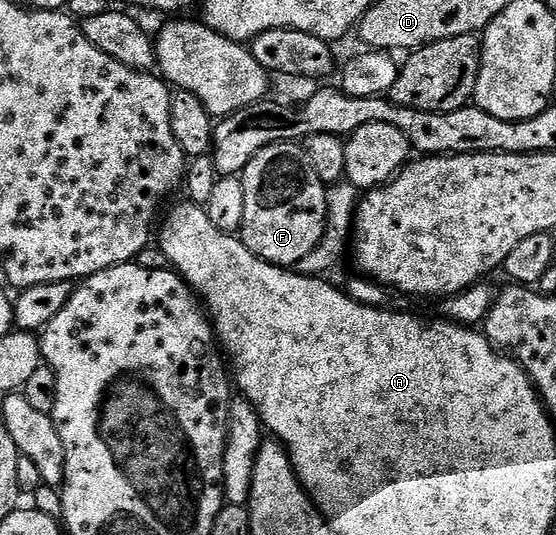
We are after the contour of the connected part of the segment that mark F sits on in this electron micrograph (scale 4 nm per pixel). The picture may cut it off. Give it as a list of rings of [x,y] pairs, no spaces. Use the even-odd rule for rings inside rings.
[[[281,141],[277,145],[268,145],[247,163],[240,174],[243,187],[243,223],[239,230],[242,243],[259,259],[272,265],[293,267],[304,256],[315,250],[315,245],[323,237],[327,201],[327,185],[320,181],[319,175],[311,169],[308,157],[300,144]]]

